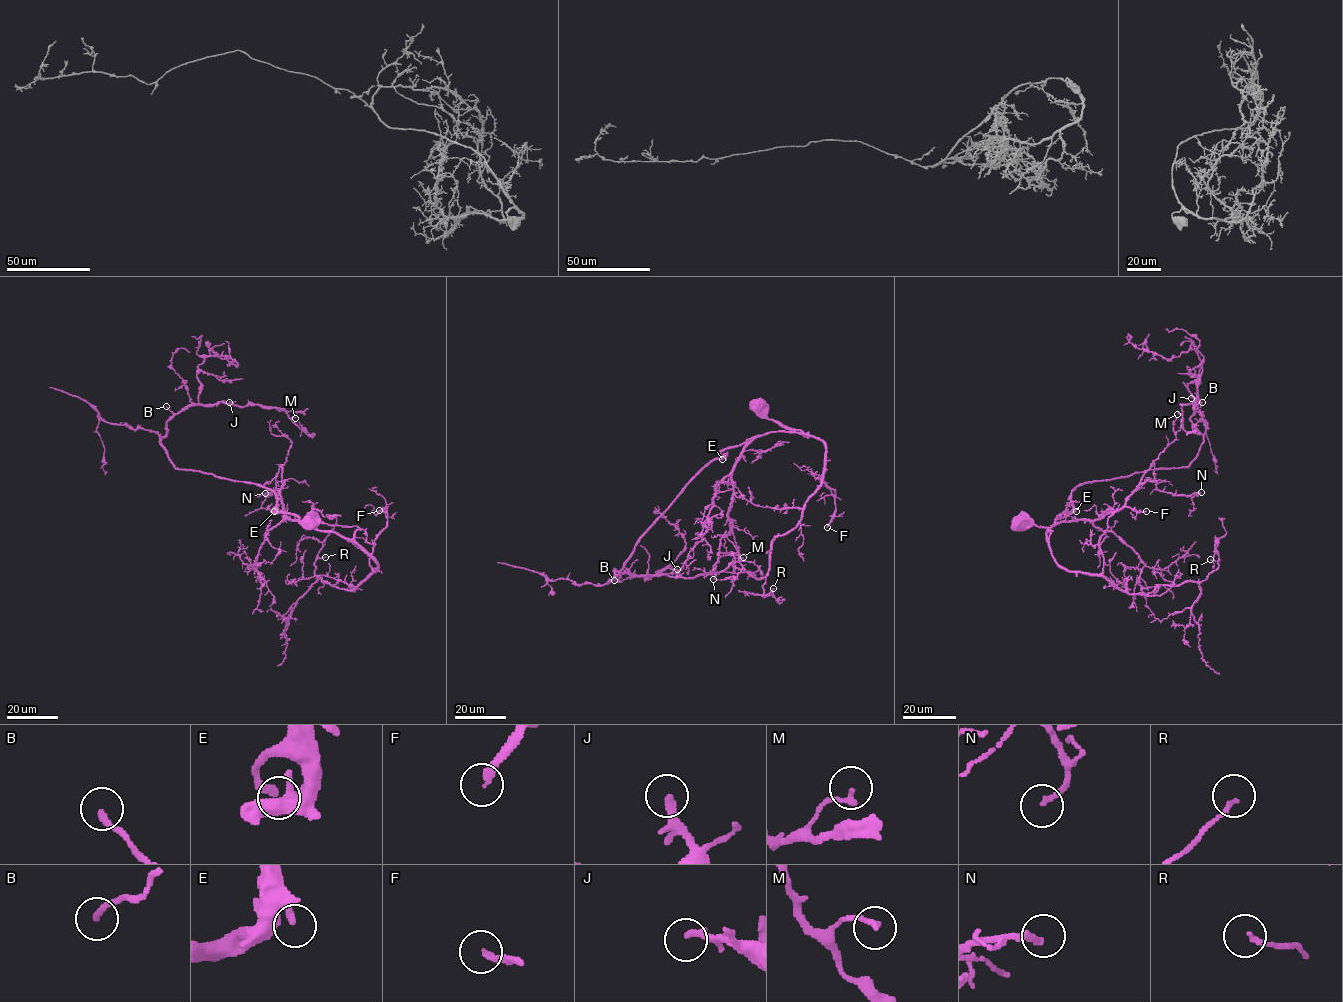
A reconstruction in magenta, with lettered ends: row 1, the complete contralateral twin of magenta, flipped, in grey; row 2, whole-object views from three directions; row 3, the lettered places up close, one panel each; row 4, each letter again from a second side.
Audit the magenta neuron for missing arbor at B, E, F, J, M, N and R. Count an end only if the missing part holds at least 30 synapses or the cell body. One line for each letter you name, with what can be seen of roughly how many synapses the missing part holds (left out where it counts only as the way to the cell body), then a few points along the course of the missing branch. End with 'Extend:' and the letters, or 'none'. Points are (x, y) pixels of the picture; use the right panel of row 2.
B: about 45 synapses; missing branch runs (1202, 402), (1203, 390), (1191, 398)
F: about 40 synapses; missing branch runs (1146, 511), (1160, 509), (1164, 511), (1162, 523), (1143, 517), (1143, 511), (1170, 506)
J: about 110 synapses; missing branch runs (1191, 398), (1182, 373), (1173, 372), (1163, 349), (1148, 356), (1147, 366)
Extend: B, F, J

